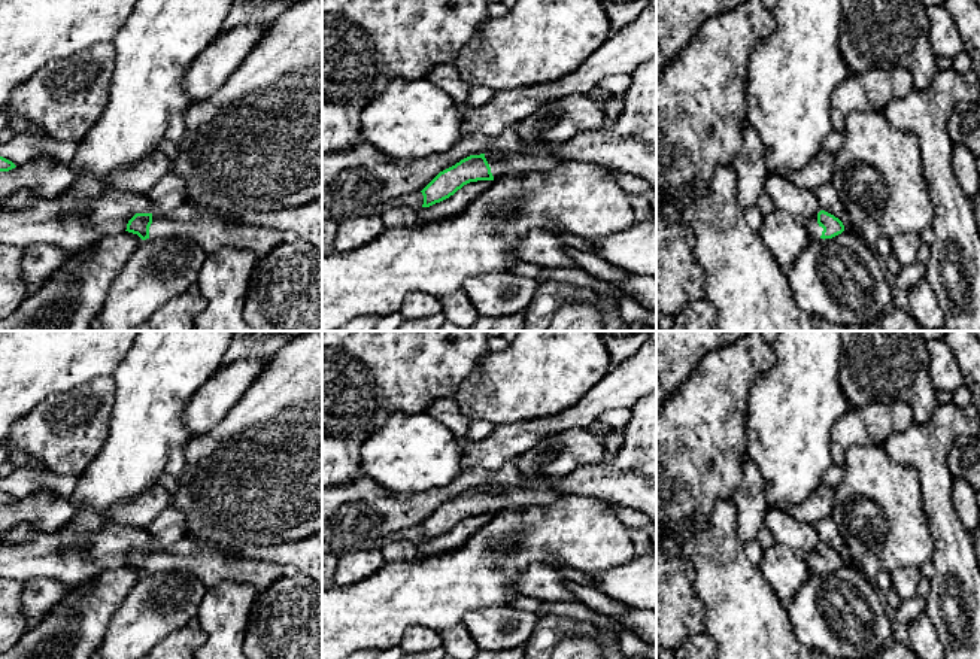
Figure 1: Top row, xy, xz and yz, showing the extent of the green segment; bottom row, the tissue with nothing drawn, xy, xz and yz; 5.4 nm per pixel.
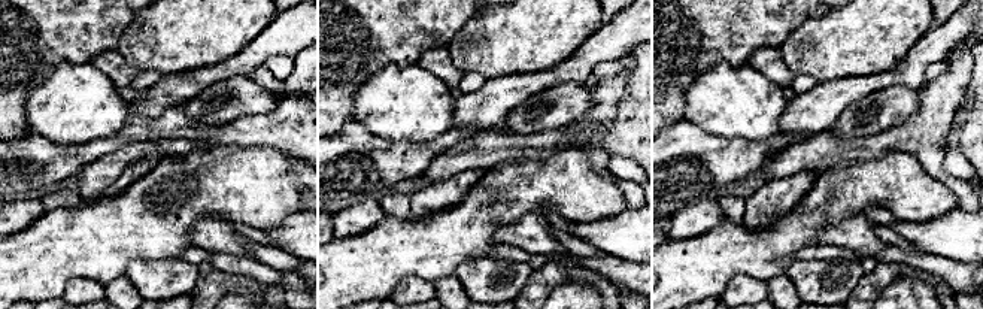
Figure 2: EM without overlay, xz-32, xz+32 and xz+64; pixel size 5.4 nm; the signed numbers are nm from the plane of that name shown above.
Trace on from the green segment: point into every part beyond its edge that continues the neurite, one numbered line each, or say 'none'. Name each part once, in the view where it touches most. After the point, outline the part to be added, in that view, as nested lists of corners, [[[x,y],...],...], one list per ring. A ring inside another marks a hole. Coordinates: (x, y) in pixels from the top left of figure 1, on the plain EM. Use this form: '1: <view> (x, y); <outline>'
1: xy (211, 565); [[[188,538],[173,547],[152,547],[149,573],[172,570],[192,573],[207,589],[222,581],[237,581],[261,590],[285,577],[282,564],[230,556],[215,547],[198,547]]]

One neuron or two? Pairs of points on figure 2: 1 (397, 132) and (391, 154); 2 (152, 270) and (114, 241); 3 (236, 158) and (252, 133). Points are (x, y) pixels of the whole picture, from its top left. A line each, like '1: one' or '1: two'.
1: two
2: two
3: two

